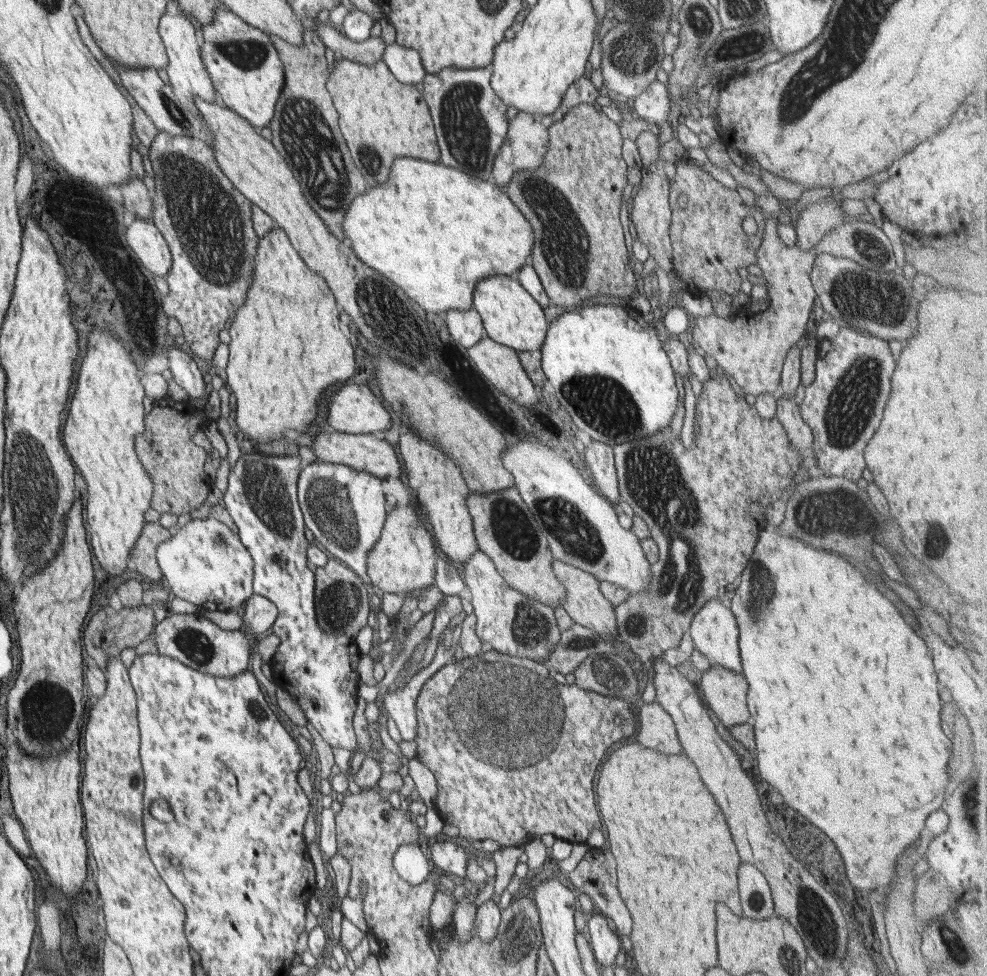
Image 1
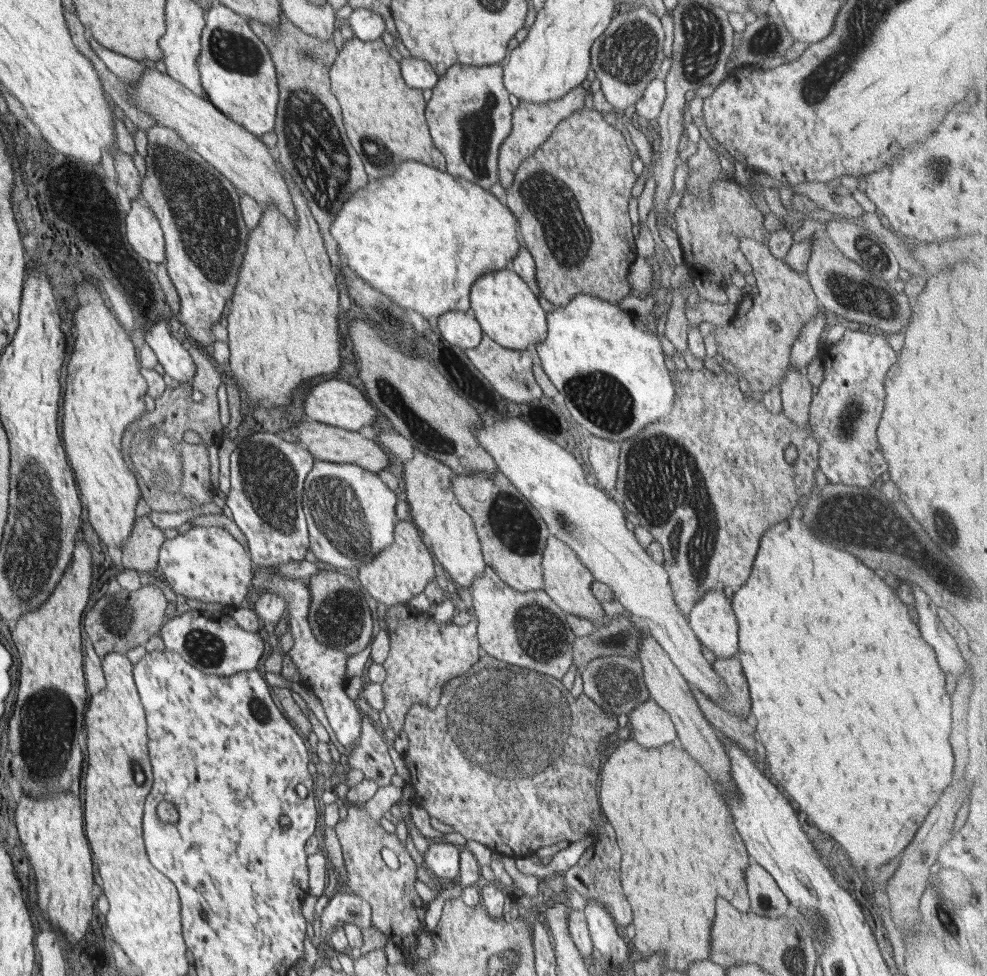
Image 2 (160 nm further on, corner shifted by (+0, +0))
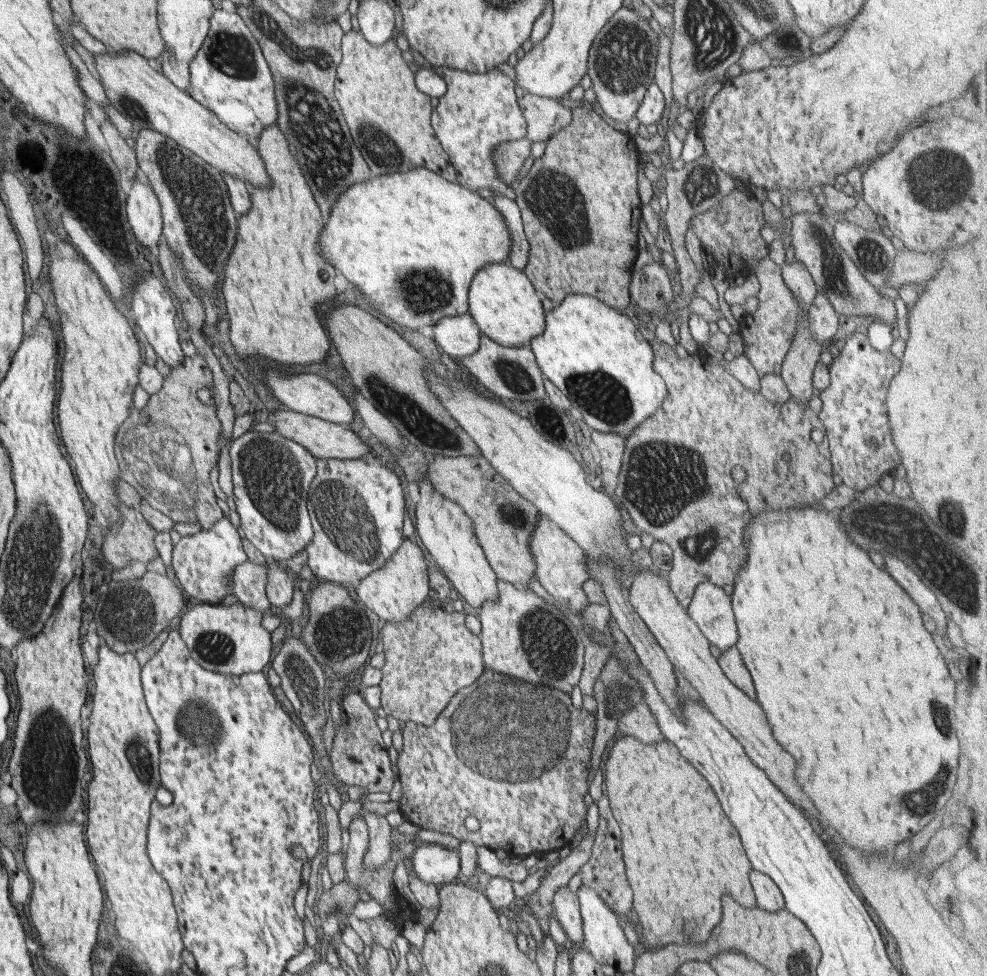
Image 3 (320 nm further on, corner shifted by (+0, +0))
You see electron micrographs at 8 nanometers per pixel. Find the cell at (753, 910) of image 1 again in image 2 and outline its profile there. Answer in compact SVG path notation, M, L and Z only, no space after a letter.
M752 860L744 878L748 884L749 912L770 919L782 917L787 912L790 902L765 868Z

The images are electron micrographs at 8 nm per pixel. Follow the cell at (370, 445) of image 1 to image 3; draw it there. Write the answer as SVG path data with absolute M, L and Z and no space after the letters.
M293 410L274 411L270 414L270 418L274 415L275 433L301 444L308 452L312 453L319 459L359 459L366 453L371 453L372 448L368 446L365 433L353 432L349 426L340 423L331 423L313 416L302 413L296 413Z

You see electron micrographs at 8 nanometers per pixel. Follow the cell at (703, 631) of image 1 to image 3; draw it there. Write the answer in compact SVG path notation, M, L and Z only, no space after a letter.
M704 583L695 588L686 607L703 635L720 651L734 646L739 637L731 602L731 596L722 586Z

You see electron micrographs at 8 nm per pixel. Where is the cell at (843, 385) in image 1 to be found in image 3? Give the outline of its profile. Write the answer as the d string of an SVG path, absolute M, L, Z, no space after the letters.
M847 330L840 355L829 367L830 385L821 391L822 411L817 414L829 442L834 474L857 491L878 486L884 474L892 474L901 464L901 456L890 432L886 396L894 373L901 368L901 360L890 350L876 350L870 346L865 330Z

